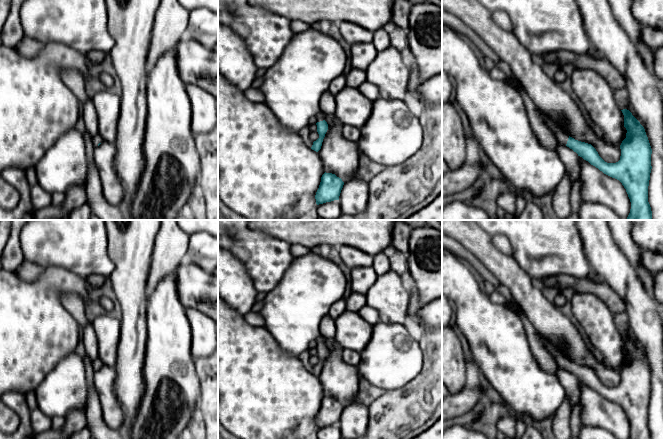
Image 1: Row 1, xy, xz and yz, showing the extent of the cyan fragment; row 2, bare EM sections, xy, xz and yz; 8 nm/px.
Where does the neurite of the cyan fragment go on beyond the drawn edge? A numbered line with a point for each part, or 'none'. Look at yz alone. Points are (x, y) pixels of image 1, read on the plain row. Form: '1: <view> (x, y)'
1: yz (562, 361)

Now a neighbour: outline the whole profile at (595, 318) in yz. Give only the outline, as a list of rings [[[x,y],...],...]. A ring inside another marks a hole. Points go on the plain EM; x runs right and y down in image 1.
[[[590,292],[575,293],[571,298],[571,308],[584,335],[602,354],[601,362],[620,371],[627,357],[624,339],[605,302]]]

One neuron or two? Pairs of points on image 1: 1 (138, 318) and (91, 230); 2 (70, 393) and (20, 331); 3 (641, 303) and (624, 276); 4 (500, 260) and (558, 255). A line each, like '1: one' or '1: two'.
1: two
2: two
3: one
4: two

